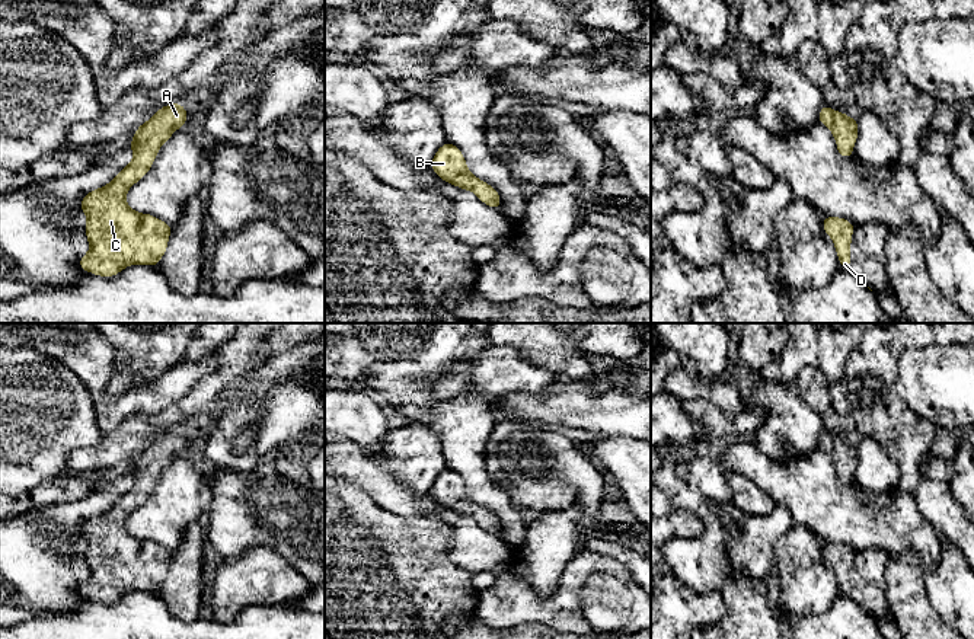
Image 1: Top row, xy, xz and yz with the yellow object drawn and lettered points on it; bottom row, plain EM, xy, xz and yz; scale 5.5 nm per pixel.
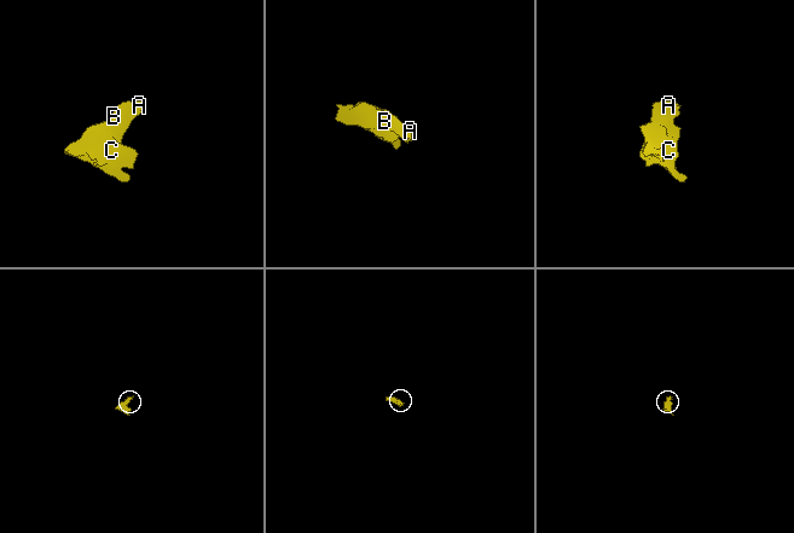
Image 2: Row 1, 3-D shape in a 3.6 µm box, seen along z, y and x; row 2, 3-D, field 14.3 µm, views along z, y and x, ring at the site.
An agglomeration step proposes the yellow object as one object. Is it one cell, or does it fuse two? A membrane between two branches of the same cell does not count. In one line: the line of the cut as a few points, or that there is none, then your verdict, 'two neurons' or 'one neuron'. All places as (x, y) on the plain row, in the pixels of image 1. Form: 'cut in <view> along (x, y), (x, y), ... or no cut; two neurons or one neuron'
no cut; one neuron

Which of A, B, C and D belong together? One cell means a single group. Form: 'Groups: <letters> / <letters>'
Groups: A B C D

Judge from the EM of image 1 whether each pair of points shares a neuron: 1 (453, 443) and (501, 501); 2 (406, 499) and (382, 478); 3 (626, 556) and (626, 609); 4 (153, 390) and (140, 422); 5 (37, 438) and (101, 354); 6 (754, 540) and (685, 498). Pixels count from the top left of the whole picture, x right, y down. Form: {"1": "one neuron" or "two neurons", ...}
{"1": "one neuron", "2": "one neuron", "3": "two neurons", "4": "two neurons", "5": "two neurons", "6": "two neurons"}

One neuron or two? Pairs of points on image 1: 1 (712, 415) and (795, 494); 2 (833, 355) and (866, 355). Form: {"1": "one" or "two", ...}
{"1": "two", "2": "two"}

